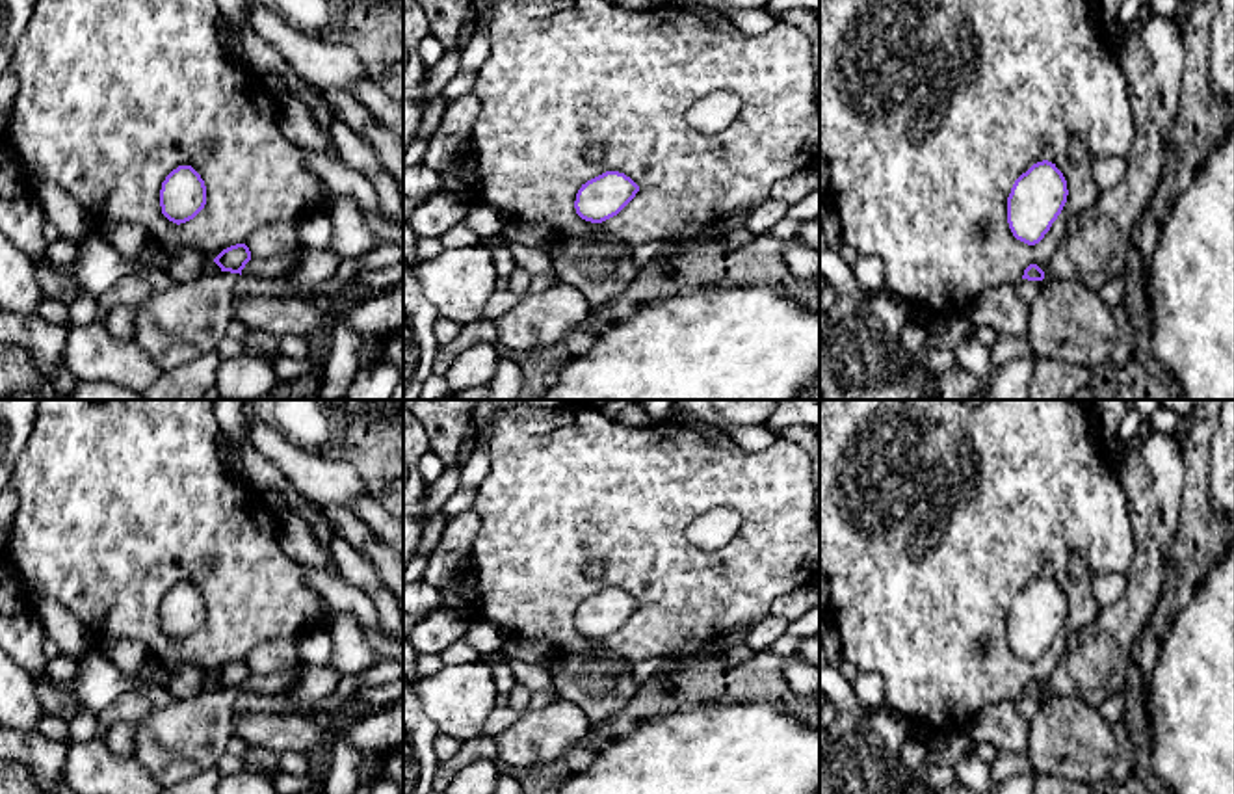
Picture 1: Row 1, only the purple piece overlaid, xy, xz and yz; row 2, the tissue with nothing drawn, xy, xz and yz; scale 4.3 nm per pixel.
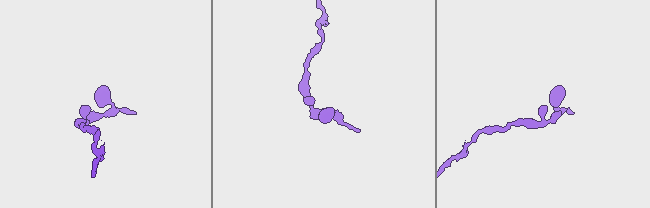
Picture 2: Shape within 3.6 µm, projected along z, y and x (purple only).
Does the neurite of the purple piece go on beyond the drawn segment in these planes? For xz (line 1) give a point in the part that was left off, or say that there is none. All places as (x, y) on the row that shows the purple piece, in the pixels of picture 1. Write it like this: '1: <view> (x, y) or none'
1: none

